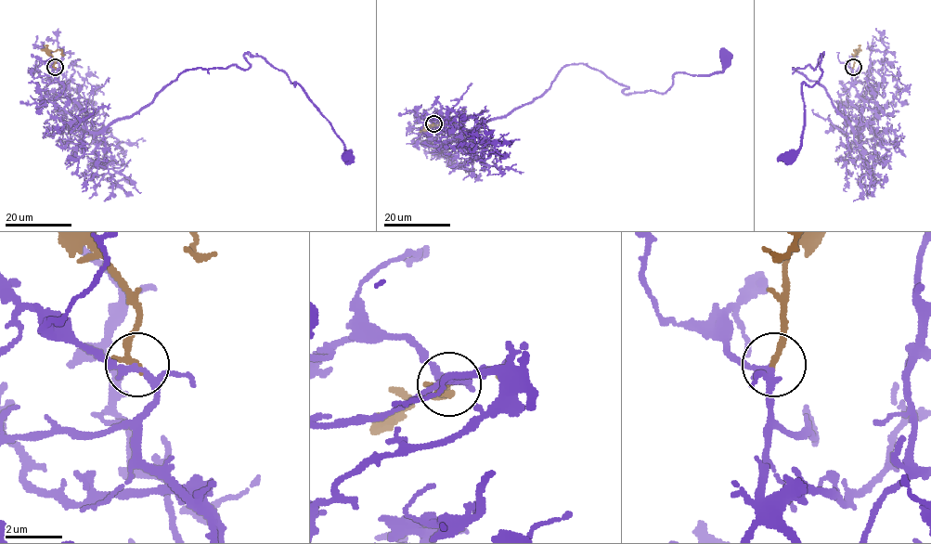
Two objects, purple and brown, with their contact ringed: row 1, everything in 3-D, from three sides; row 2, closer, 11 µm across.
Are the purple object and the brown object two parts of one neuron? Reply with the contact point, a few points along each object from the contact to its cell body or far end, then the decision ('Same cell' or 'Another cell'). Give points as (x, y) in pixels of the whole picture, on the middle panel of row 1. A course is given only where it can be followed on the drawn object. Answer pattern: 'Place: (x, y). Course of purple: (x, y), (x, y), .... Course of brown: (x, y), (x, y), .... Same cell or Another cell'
Place: (433, 123). Course of purple: (433, 124), (463, 134), (509, 115), (570, 64), (624, 94), (664, 93), (678, 72), (717, 73), (726, 59). Course of brown: (433, 124), (429, 126), (440, 124), (439, 123). Same cell

